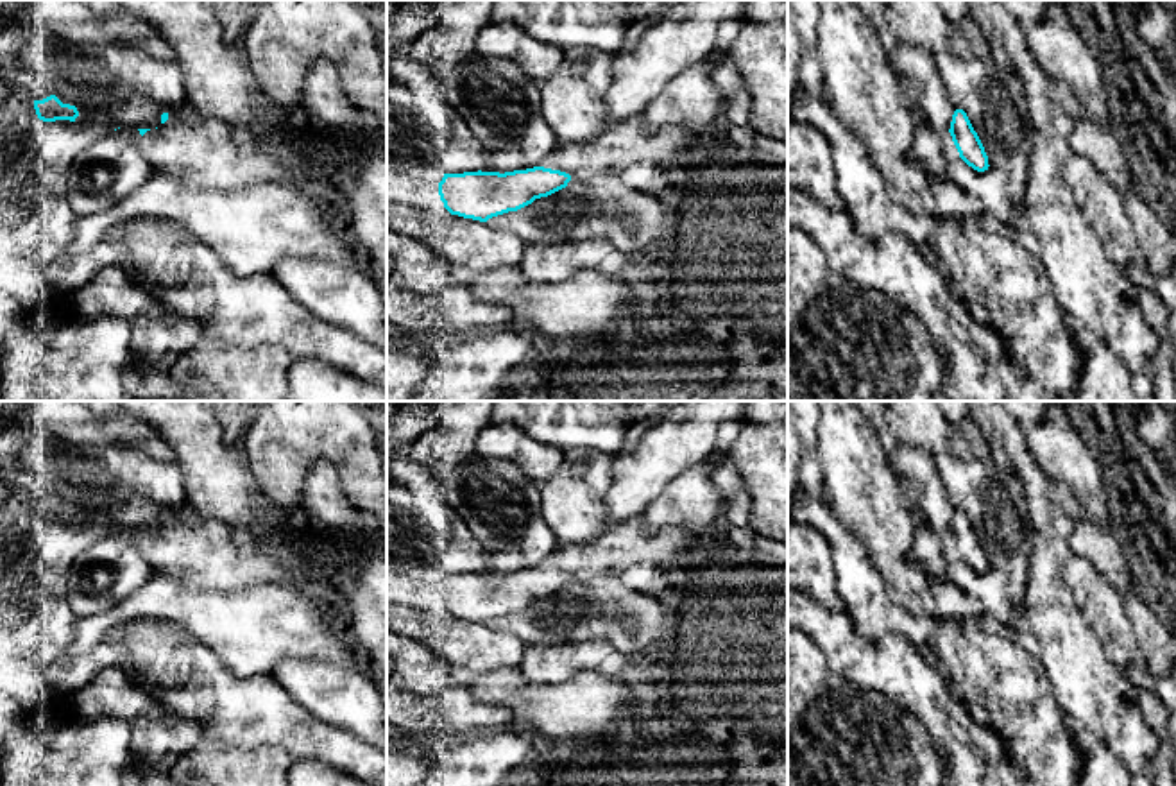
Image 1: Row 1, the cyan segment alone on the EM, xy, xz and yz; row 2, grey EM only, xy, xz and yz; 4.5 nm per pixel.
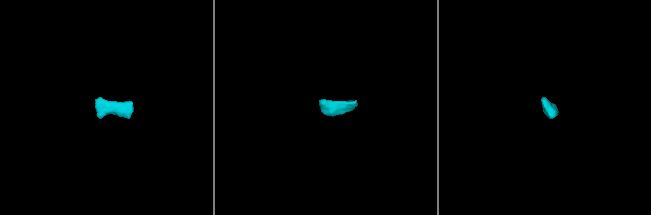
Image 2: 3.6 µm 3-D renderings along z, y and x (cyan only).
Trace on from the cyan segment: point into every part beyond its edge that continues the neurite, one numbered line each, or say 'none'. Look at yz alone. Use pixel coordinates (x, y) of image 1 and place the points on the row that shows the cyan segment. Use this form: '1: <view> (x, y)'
1: yz (949, 147)

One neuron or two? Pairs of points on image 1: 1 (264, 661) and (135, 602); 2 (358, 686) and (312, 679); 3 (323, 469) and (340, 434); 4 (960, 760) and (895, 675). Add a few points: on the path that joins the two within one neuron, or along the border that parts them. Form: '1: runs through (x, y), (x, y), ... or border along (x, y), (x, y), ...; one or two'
1: runs through (231, 629), (222, 620), (176, 602), (167, 602); one
2: runs through (348, 686), (323, 686); one
3: border along (317, 457), (333, 464), (337, 486), (346, 498); two
4: runs through (953, 738), (917, 697); one

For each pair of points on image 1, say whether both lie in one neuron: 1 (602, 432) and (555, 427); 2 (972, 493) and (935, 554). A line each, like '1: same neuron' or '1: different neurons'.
1: same neuron
2: different neurons

